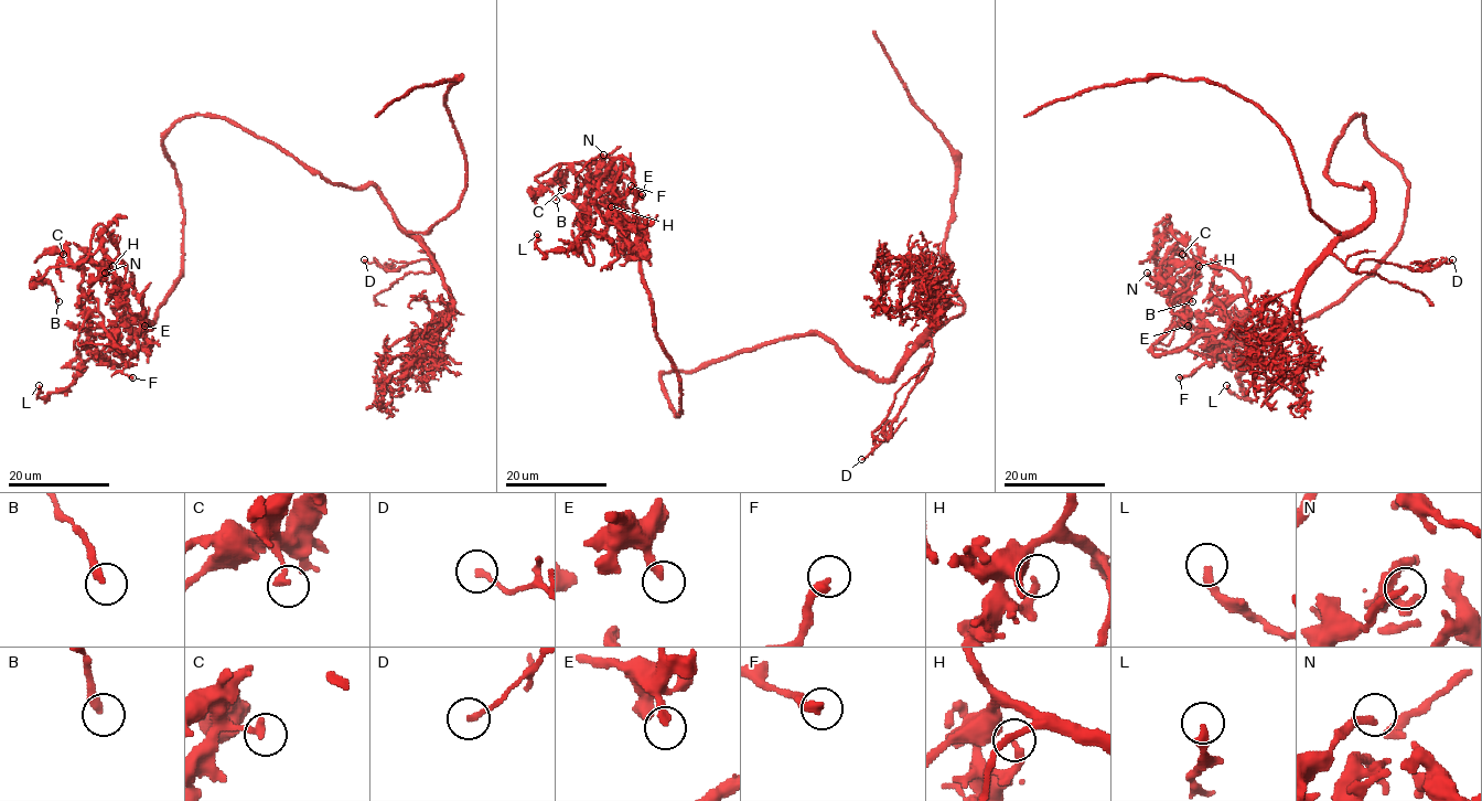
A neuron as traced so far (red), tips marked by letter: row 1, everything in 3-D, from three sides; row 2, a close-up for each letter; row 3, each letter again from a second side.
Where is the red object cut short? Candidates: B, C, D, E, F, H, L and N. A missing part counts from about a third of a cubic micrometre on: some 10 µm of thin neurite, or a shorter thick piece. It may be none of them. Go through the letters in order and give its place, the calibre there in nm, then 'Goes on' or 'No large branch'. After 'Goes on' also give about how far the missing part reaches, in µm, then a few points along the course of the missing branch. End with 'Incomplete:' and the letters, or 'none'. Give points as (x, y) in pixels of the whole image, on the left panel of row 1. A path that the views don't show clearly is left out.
B: Place: (58, 301). Thickness 280 nm. No large branch
C: Place: (63, 254). Thickness 280 nm. No large branch
D: Place: (364, 259). Thickness 190 nm. No large branch
E: Place: (145, 326). Thickness 280 nm. No large branch
F: Place: (132, 377). Thickness 340 nm. No large branch
H: Place: (113, 266). Thickness 280 nm. No large branch
L: Place: (39, 385). Thickness 320 nm. No large branch
N: Place: (105, 273). Thickness 280 nm. No large branch
Incomplete: none

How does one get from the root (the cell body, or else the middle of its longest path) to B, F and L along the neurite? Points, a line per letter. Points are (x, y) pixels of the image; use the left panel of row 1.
B: (222, 118), (182, 117), (162, 140), (183, 268), (156, 318), (105, 230), (38, 279), (58, 301)
F: (222, 118), (182, 117), (162, 140), (183, 268), (142, 316), (146, 348), (115, 335), (132, 377)
L: (222, 118), (182, 117), (162, 140), (183, 268), (136, 352), (89, 327), (79, 374), (39, 385)

